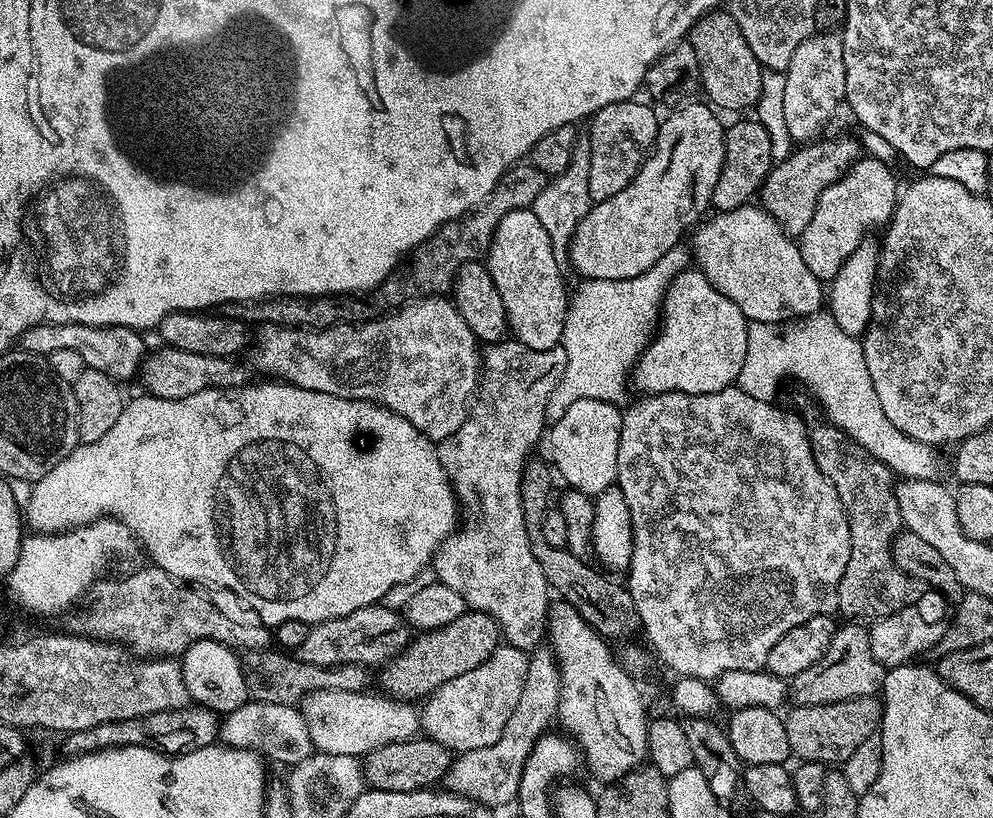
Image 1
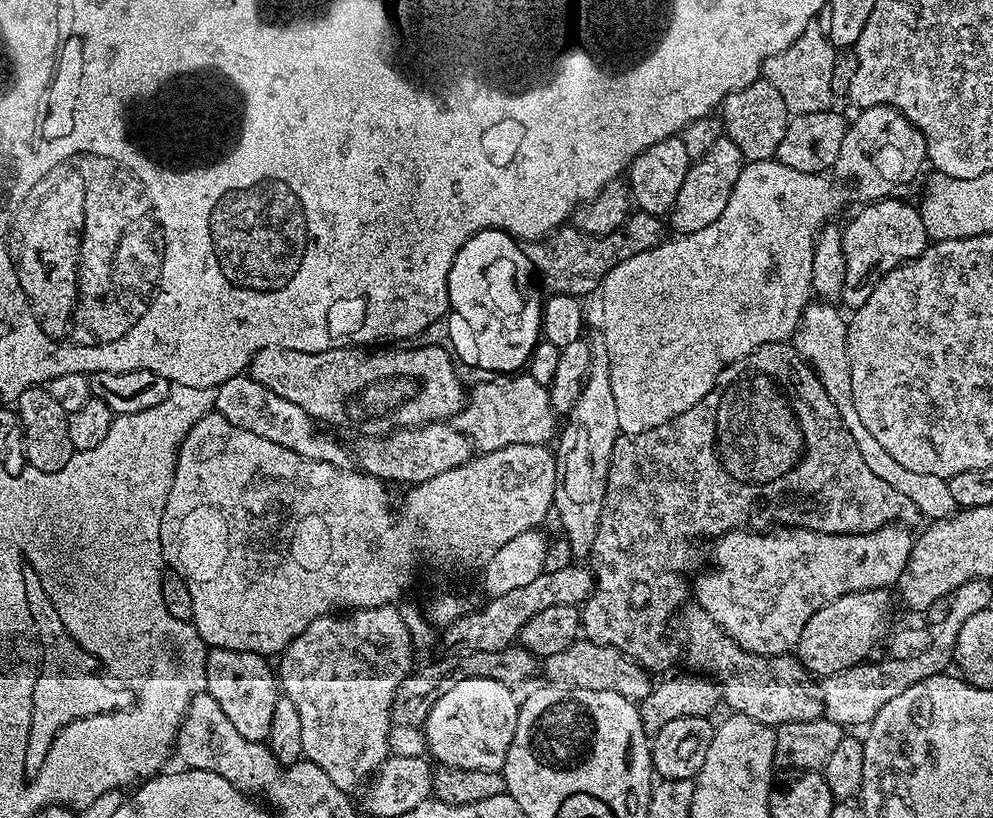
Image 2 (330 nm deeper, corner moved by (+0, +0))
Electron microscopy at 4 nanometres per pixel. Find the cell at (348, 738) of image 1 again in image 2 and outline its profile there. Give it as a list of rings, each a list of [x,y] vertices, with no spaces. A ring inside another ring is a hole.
[[[466,678],[459,680],[455,686],[448,688],[446,694],[442,694],[442,698],[438,698],[438,702],[434,702],[434,706],[430,710],[430,714],[424,719],[422,731],[424,734],[424,742],[427,751],[432,752],[431,759],[437,765],[445,764],[446,766],[458,766],[458,770],[494,770],[495,772],[503,769],[506,762],[506,754],[510,750],[510,742],[514,742],[514,730],[518,726],[518,714],[520,713],[520,706],[518,703],[518,696],[515,696],[513,689],[502,682],[494,682],[494,678]]]

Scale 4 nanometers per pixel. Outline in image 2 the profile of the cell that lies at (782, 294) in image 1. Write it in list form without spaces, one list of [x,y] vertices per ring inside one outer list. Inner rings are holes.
[[[810,302],[804,307],[800,315],[800,325],[796,327],[794,347],[796,352],[815,370],[820,377],[826,394],[830,394],[830,402],[838,406],[838,414],[842,422],[848,427],[848,432],[854,438],[862,458],[866,458],[866,466],[882,478],[882,482],[890,482],[898,494],[906,494],[910,502],[914,502],[917,513],[921,517],[928,516],[929,521],[941,520],[957,511],[956,503],[950,494],[948,481],[938,478],[934,474],[918,474],[915,470],[906,470],[902,462],[893,458],[882,445],[874,439],[874,434],[862,426],[862,418],[858,418],[858,410],[854,406],[854,386],[850,386],[850,358],[848,357],[848,320],[845,313],[832,302]]]

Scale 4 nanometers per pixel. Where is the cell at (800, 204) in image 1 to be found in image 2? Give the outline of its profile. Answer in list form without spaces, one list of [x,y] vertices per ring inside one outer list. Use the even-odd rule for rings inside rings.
[[[879,104],[863,109],[859,115],[853,124],[851,121],[845,127],[834,172],[849,176],[856,183],[856,192],[861,196],[861,201],[875,202],[891,197],[899,184],[908,184],[919,174],[920,167],[928,160],[928,143],[897,108]]]

